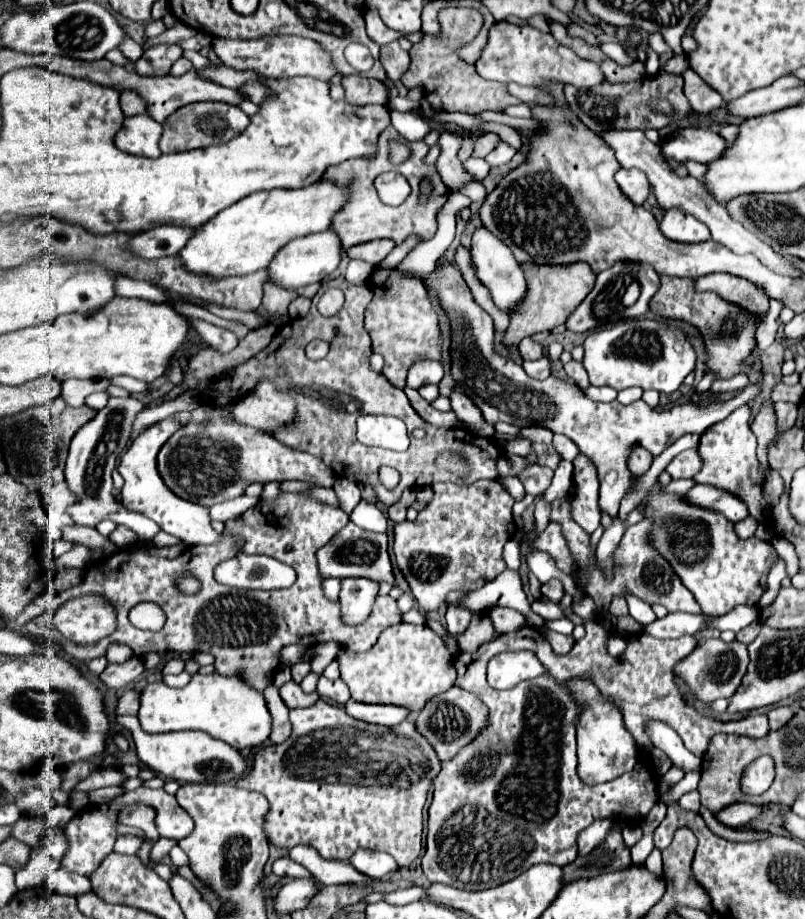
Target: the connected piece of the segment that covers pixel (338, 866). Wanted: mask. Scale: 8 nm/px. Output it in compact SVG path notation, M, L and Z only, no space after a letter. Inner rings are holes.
M297 846L289 852L291 860L305 866L321 884L357 884L359 888L365 888L373 878L361 874L357 868L353 868L349 862L337 862L337 860L325 860L321 858L313 848Z

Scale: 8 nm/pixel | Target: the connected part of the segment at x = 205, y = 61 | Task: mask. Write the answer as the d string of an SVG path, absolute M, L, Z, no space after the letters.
M187 52L187 58L193 62L193 66L195 66L197 70L203 70L203 68L207 68L207 66L217 66L217 64L219 64L219 62L211 62L209 58L201 56L199 52Z

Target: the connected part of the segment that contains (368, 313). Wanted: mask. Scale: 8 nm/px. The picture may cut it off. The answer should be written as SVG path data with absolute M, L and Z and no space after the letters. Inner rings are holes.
M377 266L367 280L367 286L373 292L373 300L365 310L365 330L371 336L373 352L385 358L383 374L387 380L397 388L405 388L407 370L417 360L417 356L439 360L441 336L437 314L431 308L429 294L425 286L421 286L421 280L409 272L401 272L397 266Z

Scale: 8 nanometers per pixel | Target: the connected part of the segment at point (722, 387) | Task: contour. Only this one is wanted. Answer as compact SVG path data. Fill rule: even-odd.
M738 374L728 380L715 380L710 388L714 395L731 394L743 389L748 384L746 374Z

